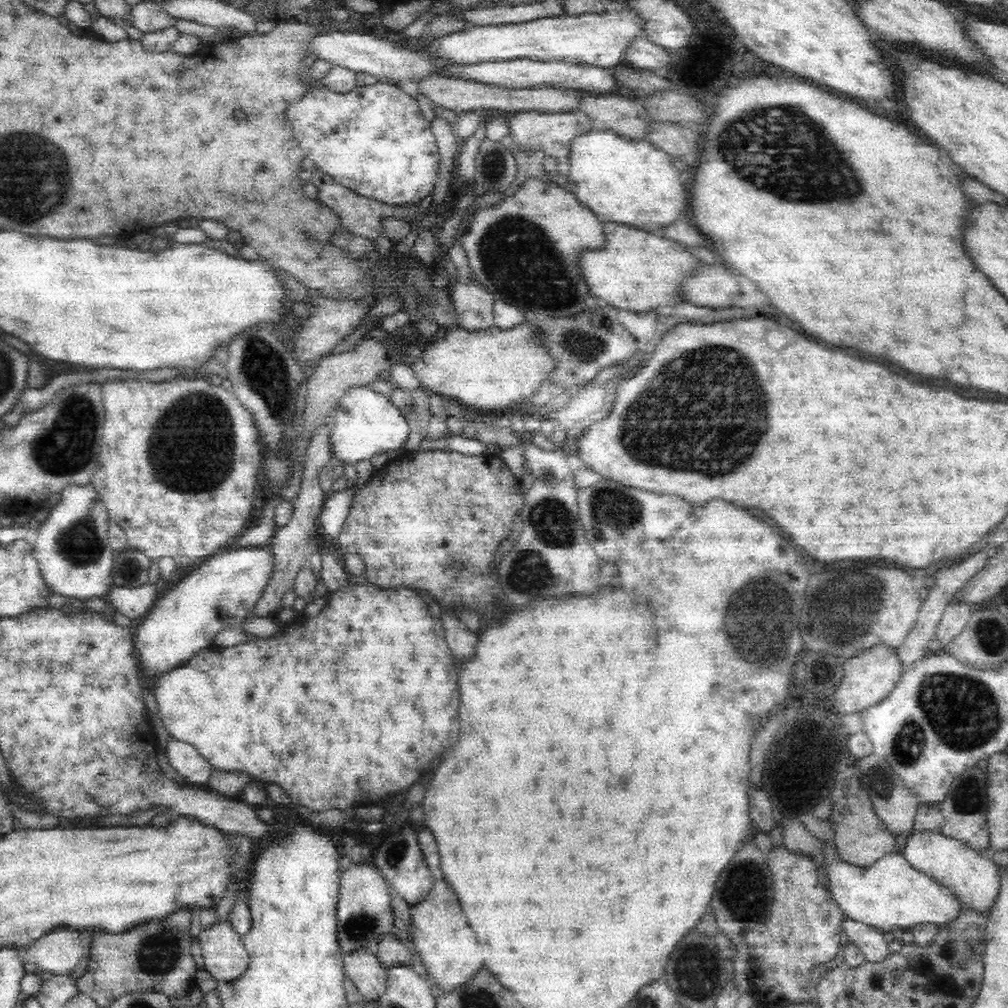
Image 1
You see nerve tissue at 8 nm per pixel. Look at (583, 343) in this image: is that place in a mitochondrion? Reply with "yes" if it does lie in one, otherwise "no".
yes

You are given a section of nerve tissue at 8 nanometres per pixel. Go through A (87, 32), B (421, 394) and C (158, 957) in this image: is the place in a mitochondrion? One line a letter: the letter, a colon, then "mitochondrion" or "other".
A: other
B: other
C: mitochondrion

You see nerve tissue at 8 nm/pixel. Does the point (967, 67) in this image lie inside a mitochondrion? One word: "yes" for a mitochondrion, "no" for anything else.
no

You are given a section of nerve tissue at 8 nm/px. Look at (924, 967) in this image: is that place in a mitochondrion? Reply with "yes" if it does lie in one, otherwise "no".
no

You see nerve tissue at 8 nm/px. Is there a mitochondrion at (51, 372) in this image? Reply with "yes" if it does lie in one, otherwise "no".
no

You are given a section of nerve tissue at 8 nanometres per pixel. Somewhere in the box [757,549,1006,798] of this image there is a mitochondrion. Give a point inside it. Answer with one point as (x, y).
(959, 711)

